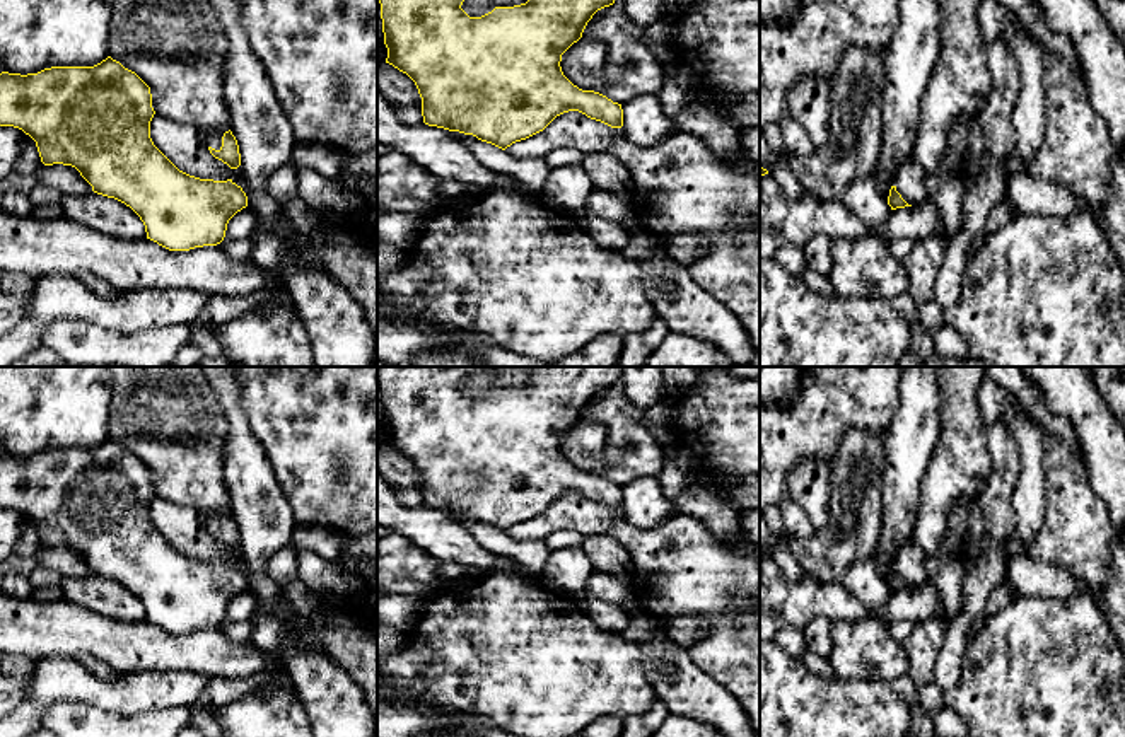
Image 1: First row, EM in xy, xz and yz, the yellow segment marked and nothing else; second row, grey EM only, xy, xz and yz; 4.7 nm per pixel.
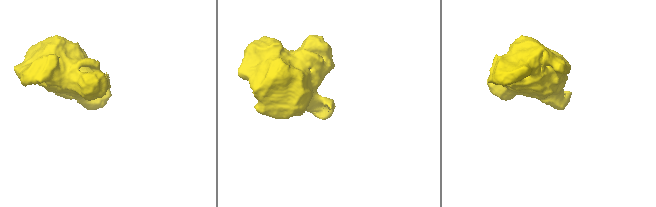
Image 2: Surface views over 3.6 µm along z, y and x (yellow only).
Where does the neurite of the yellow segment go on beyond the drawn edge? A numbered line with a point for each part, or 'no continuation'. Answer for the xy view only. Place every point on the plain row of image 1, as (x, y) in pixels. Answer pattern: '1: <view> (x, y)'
1: xy (214, 521)

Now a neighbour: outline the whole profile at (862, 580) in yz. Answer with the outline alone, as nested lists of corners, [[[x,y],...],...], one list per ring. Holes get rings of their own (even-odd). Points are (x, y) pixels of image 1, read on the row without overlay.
[[[872,558],[852,563],[838,583],[869,609],[884,607],[891,595],[891,589],[881,578]]]

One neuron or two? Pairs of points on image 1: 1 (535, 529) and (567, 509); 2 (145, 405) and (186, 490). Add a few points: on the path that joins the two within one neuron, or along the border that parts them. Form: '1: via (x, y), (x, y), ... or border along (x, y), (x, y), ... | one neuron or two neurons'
1: via (543, 524), (559, 516) | one neuron
2: via (166, 425), (183, 442), (186, 470) | one neuron

